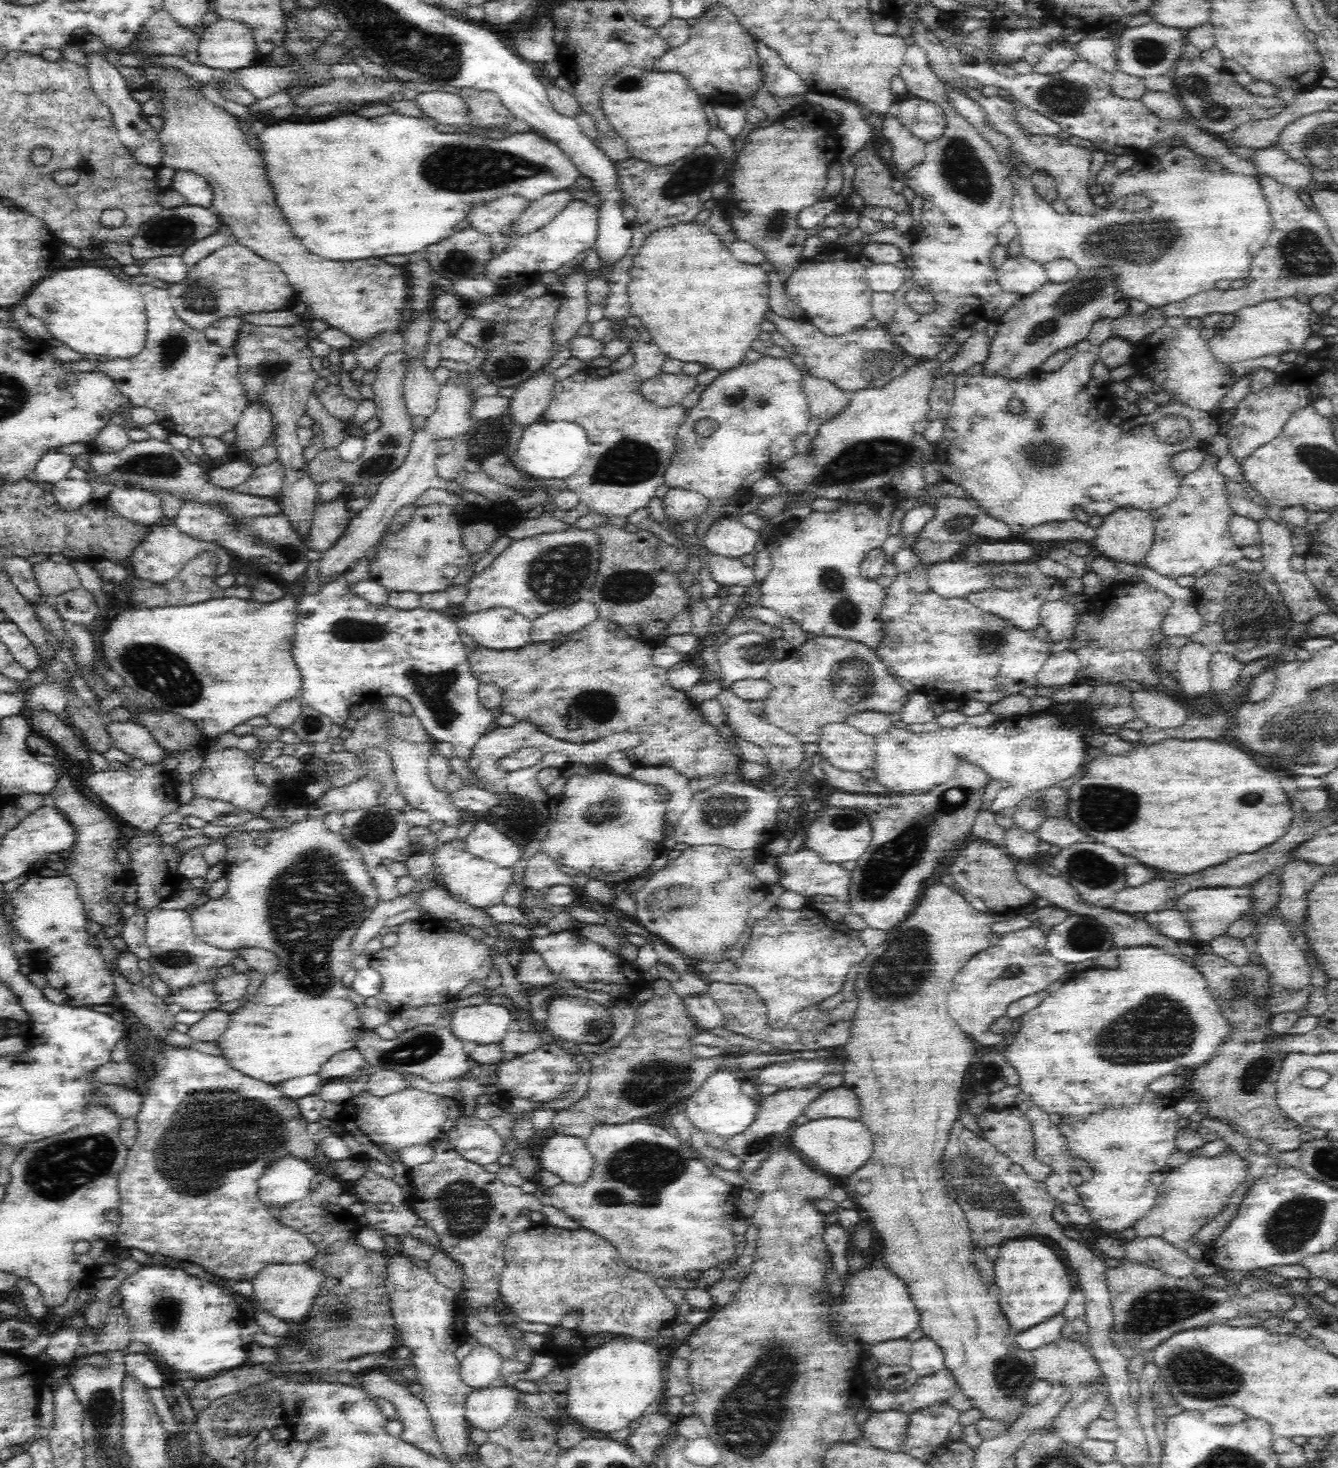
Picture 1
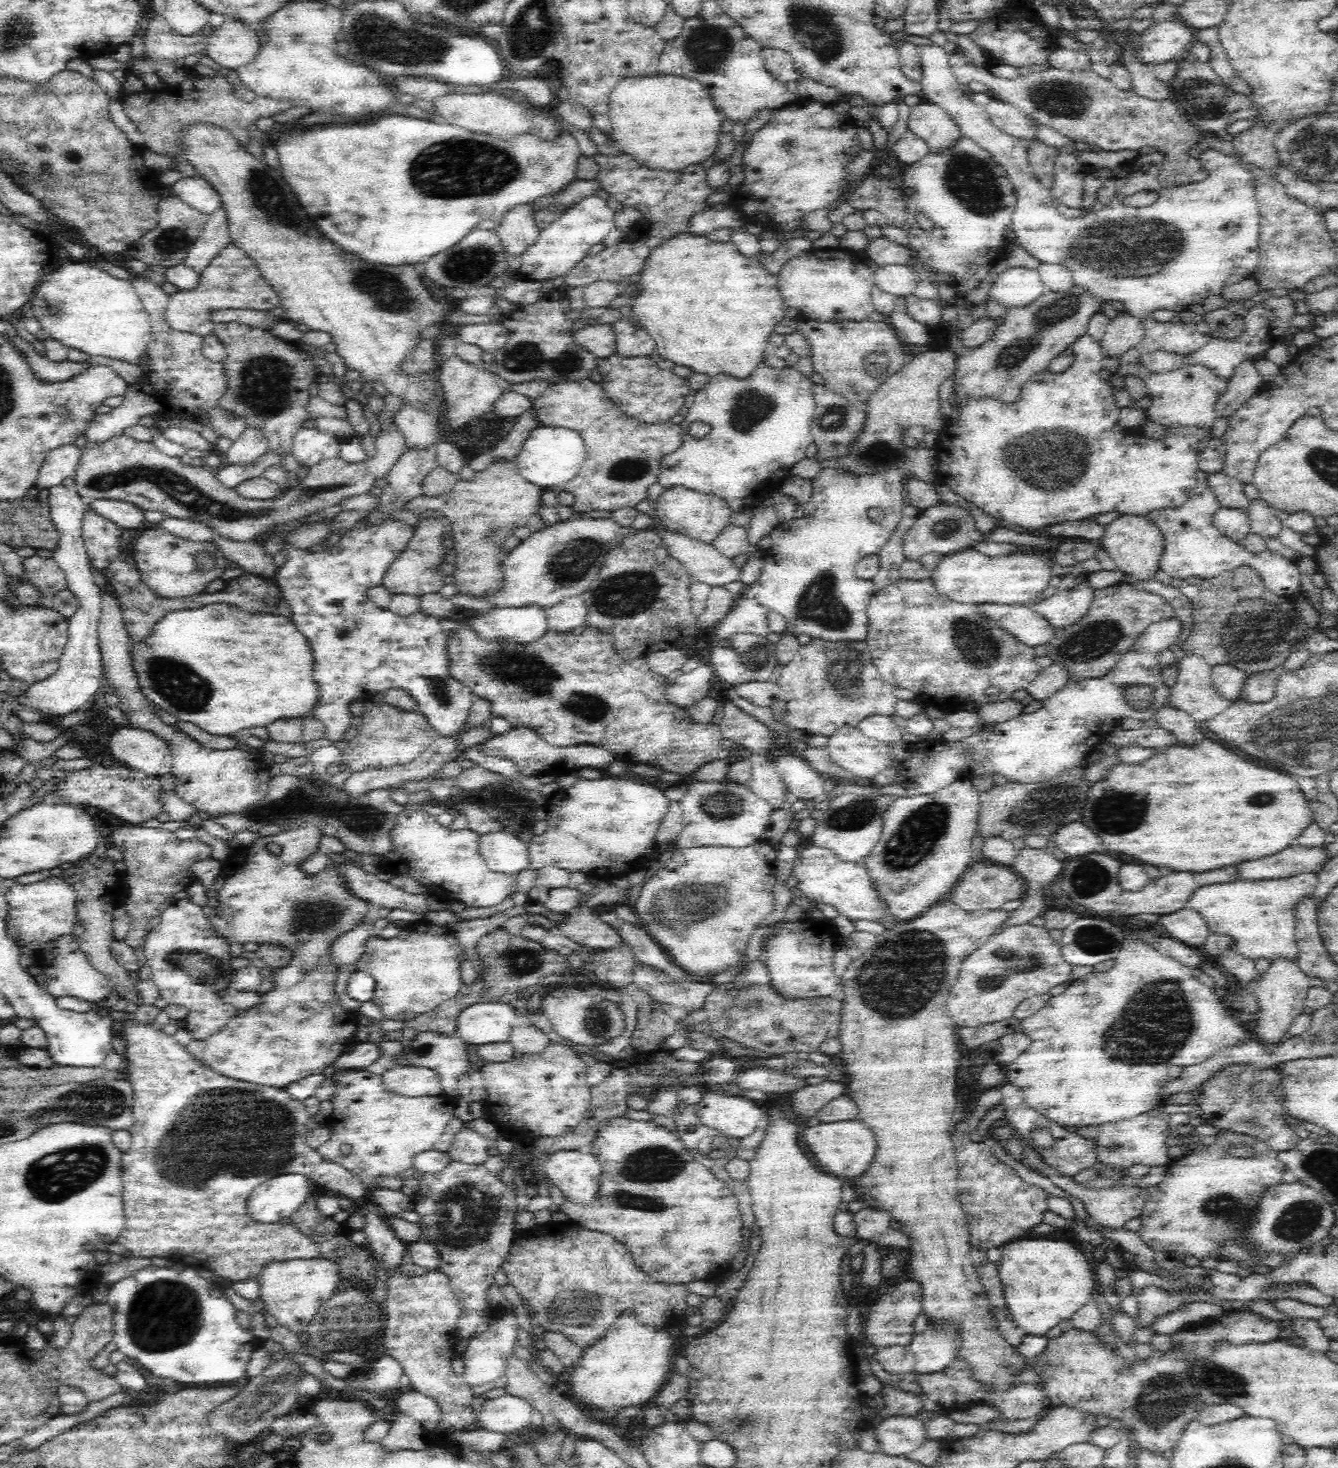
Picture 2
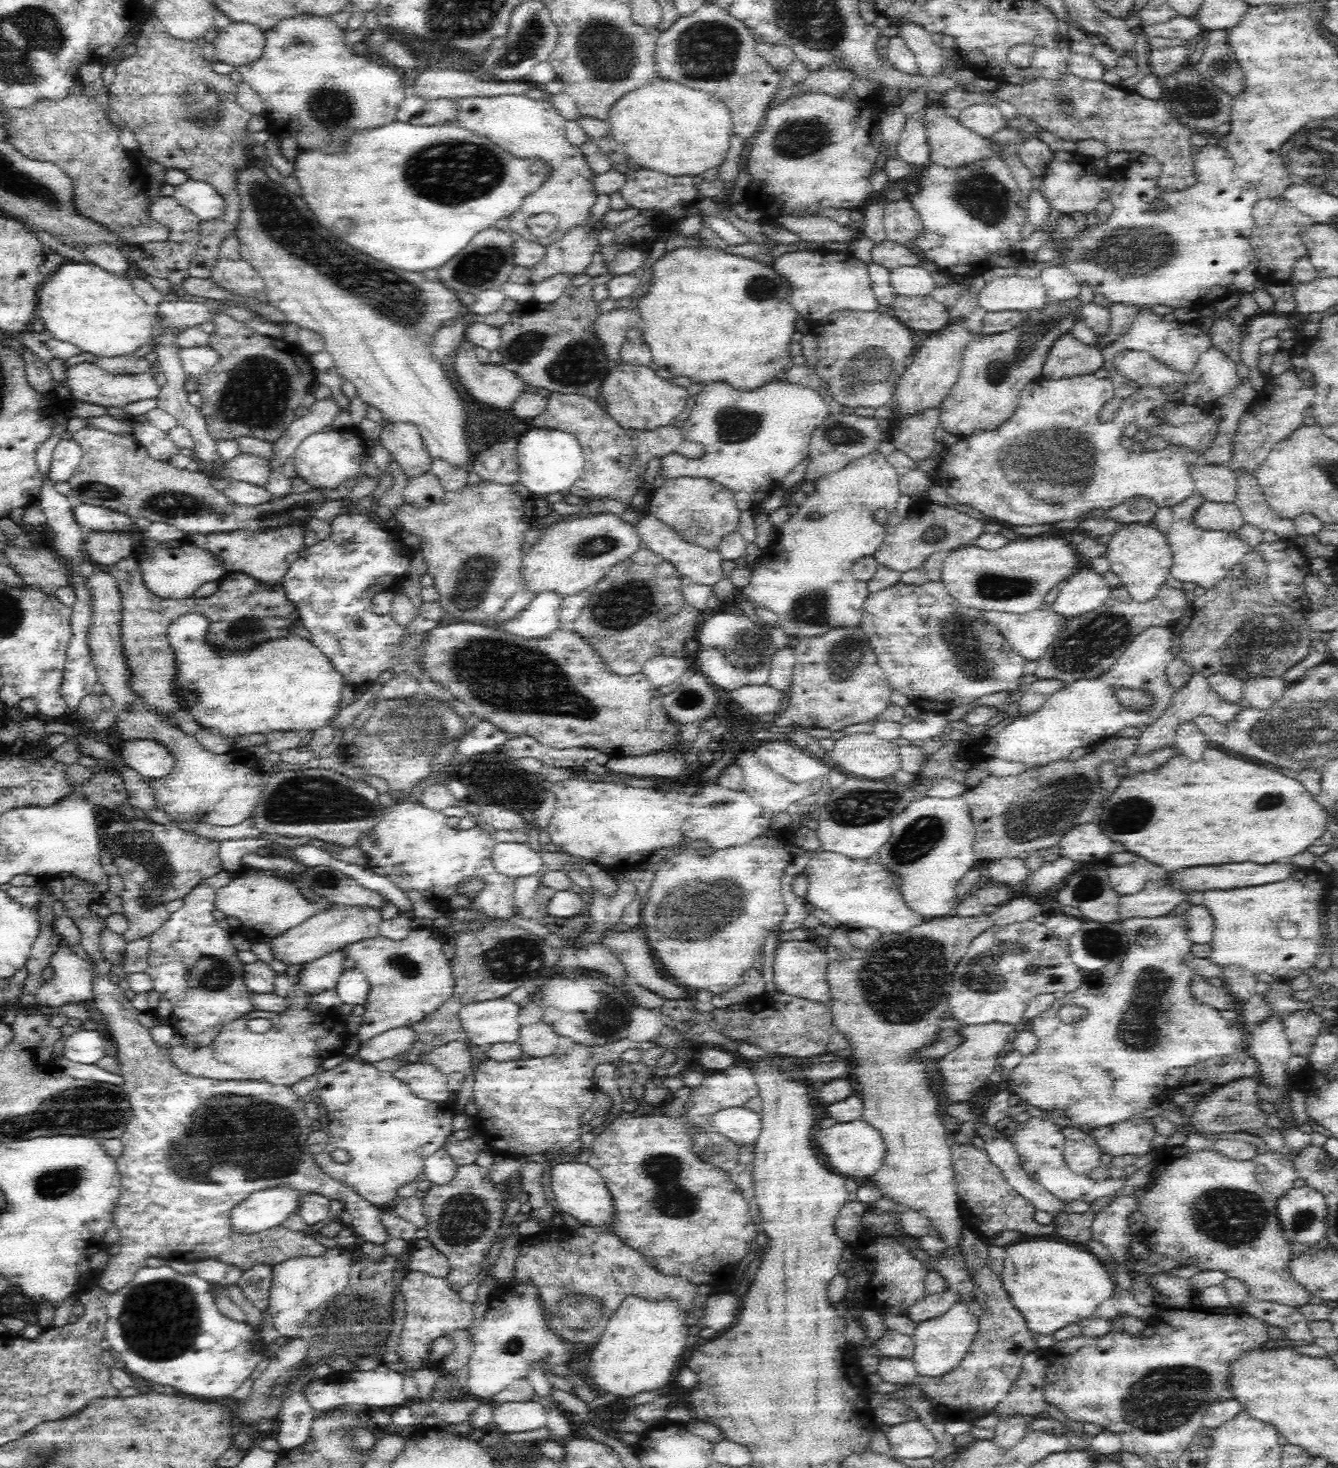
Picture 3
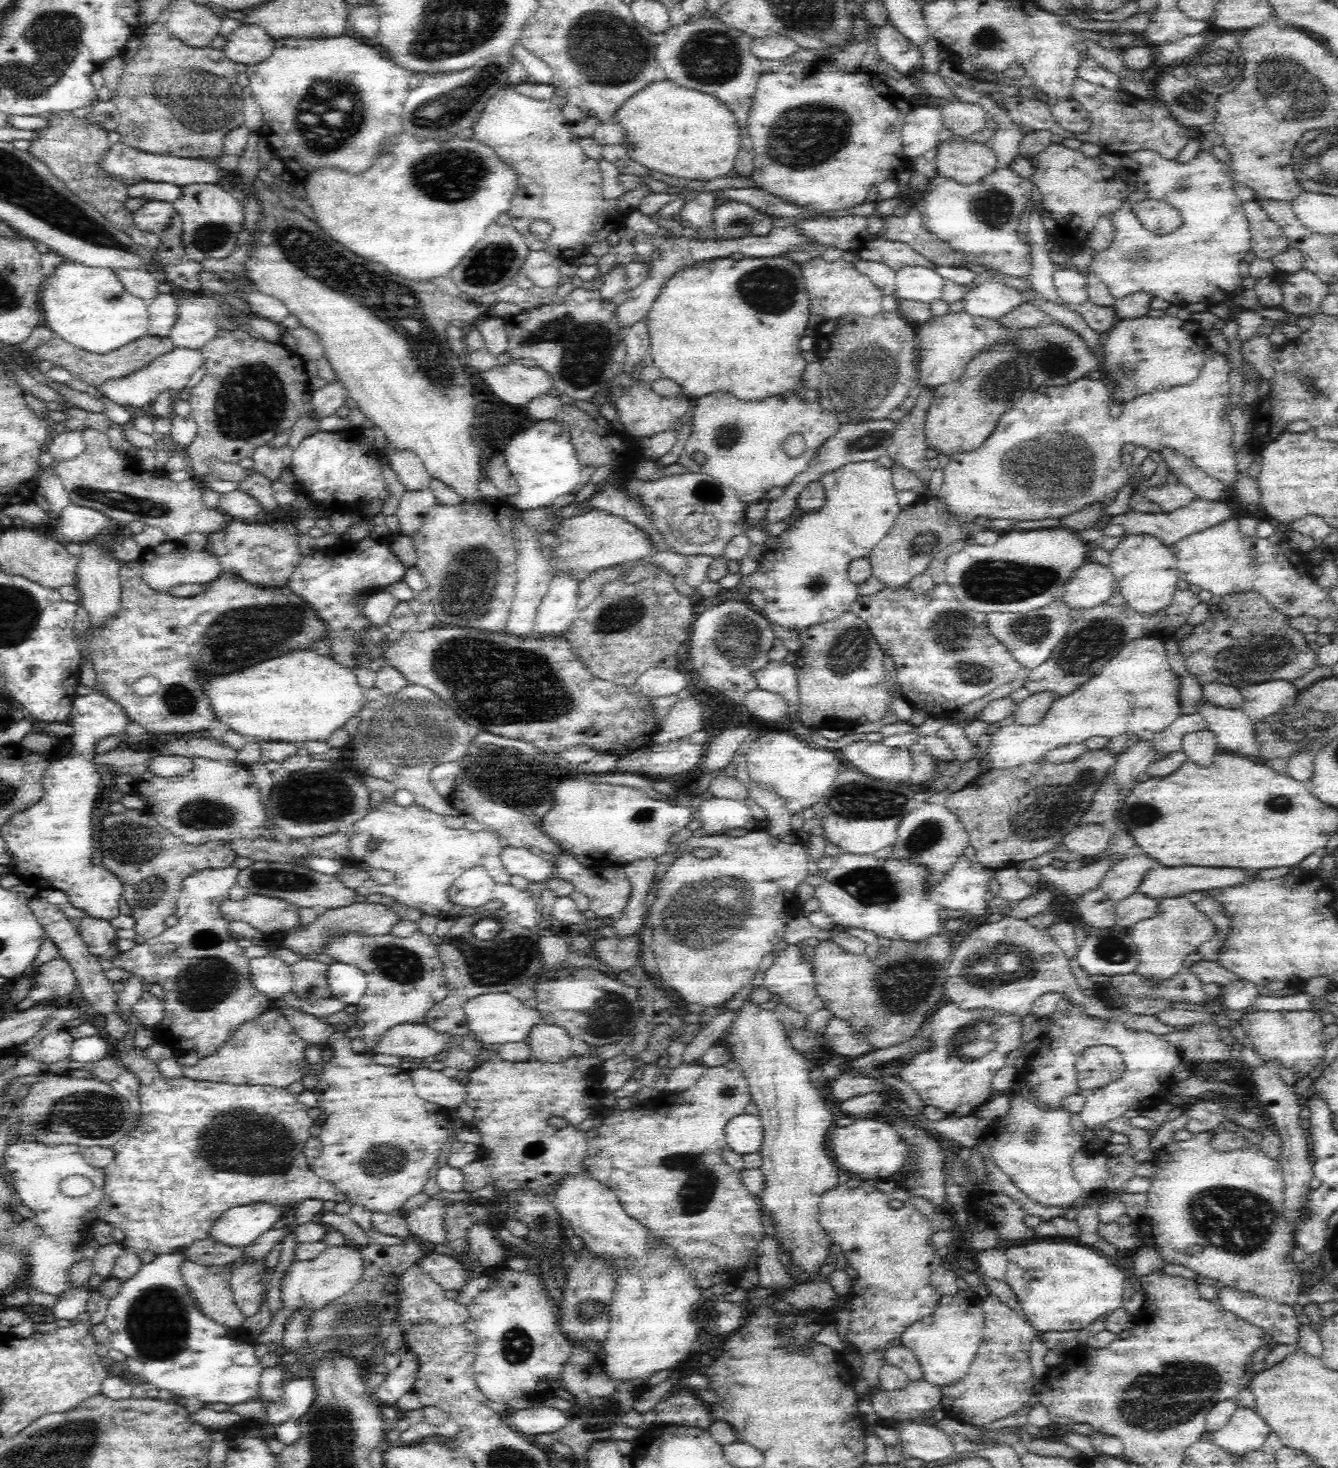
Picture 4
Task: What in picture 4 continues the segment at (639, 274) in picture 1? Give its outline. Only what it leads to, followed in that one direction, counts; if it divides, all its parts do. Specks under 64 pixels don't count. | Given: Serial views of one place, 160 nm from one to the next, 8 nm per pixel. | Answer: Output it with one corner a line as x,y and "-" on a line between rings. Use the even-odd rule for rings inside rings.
783,255
763,258
744,257
743,260
738,261
725,257
704,265
689,265
685,269
675,272
666,281
658,298
648,311
647,321
651,340
649,354
653,358
653,366
656,366
662,372
661,378
668,379
676,383
676,385
680,385
682,397
693,403
700,400
700,398
704,398
704,396
712,396
716,392
732,394
732,396
740,401
768,400
768,398
790,396
790,394
800,396
806,390
806,385
803,384
803,376
804,372
806,372
807,362
802,357
803,351
798,344
800,344
800,340
805,336
804,332
809,327
809,308
810,299
808,298
803,281
801,264

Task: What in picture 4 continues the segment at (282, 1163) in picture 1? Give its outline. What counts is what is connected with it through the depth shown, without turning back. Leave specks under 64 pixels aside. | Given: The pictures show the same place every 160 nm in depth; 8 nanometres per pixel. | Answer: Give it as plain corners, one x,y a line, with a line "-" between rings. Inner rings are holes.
270,1204
238,1206
224,1212
208,1230
208,1238
224,1246
250,1246
280,1220
284,1209

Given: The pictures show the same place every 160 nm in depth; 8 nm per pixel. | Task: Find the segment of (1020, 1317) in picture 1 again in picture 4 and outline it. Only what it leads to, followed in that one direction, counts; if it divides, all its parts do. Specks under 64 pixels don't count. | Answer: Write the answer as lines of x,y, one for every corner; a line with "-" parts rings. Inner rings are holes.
1038,1242
1031,1243
1021,1246
1012,1246
1005,1250
1005,1257
1007,1258
1007,1271
1005,1281
1010,1285
1010,1288
1014,1291
1017,1296
1018,1302
1020,1303
1020,1310
1025,1312
1026,1318
1029,1323
1035,1328
1035,1330
1054,1330
1058,1332
1066,1332
1066,1330
1080,1330
1086,1328
1093,1320
1104,1319
1108,1314
1123,1308
1125,1301
1128,1297
1127,1282
1128,1279
1124,1275
1124,1272
1116,1267
1109,1257
1102,1252
1098,1252
1091,1246
1073,1243
1055,1243
1055,1242

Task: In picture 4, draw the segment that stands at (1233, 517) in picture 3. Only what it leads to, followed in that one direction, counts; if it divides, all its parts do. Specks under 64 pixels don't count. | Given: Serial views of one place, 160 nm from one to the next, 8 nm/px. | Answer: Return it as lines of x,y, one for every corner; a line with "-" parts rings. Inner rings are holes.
1195,497
1192,502
1172,510
1172,512
1144,513
1143,511
1132,511
1121,515
1114,515
1107,518
1106,524
1116,523
1122,524
1128,535
1150,535
1162,541
1167,547
1176,544
1183,538
1190,537
1197,532
1202,532
1206,528
1212,528
1224,520
1228,520
1232,516
1232,509
1226,505
1226,501
1209,501
1206,499

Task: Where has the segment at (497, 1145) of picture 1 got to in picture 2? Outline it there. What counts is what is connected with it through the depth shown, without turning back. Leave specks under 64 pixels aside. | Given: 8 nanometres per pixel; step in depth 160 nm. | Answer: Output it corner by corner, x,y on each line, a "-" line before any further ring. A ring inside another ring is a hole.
465,1123
464,1128
456,1134
455,1140
447,1154
452,1161
464,1164
479,1165
488,1158
488,1148
491,1142
485,1140

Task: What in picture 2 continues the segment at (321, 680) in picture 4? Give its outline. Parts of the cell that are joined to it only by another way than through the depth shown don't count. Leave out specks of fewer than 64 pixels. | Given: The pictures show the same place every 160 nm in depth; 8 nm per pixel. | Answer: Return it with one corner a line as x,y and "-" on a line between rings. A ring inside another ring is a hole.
210,604
210,606
204,606
204,608
170,612
158,622
152,638
141,645
133,646
133,656
134,669
136,669
136,675
144,696
158,709
174,714
174,716
178,716
180,721
190,722
210,735
234,737
238,734
241,735
246,729
267,728
270,724
280,722
280,720
314,718
315,716
315,708
321,699
321,690
314,680
316,659
314,659
314,653
312,653
310,643
306,637
284,616
278,616
278,614
249,614
248,612
242,612
240,608
230,606
230,604

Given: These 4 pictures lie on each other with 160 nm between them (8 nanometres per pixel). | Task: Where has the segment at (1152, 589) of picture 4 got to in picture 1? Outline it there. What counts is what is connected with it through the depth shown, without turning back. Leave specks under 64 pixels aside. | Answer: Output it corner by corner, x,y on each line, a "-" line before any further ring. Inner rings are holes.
1120,507
1111,512
1096,529
1096,536
1091,542
1096,555
1126,564
1140,565
1146,560
1152,548
1155,535
1155,524
1149,512
1138,508

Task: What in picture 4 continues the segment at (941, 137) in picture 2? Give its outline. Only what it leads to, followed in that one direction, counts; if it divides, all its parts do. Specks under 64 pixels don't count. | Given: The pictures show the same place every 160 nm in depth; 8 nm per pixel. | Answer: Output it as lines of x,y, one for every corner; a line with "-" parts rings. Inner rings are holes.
952,137
950,141
940,144
938,148
937,175
950,178
962,186
972,186
984,182
988,176
992,176
1000,167
1000,163
989,144
964,142
963,138

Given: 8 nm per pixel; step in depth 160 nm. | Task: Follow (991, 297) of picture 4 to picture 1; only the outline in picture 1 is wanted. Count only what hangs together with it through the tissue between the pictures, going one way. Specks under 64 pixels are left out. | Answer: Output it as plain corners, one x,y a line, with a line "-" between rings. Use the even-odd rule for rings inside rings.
1021,256
1008,259
997,271
997,281
1002,291
1020,296
1031,295
1048,283
1042,265

